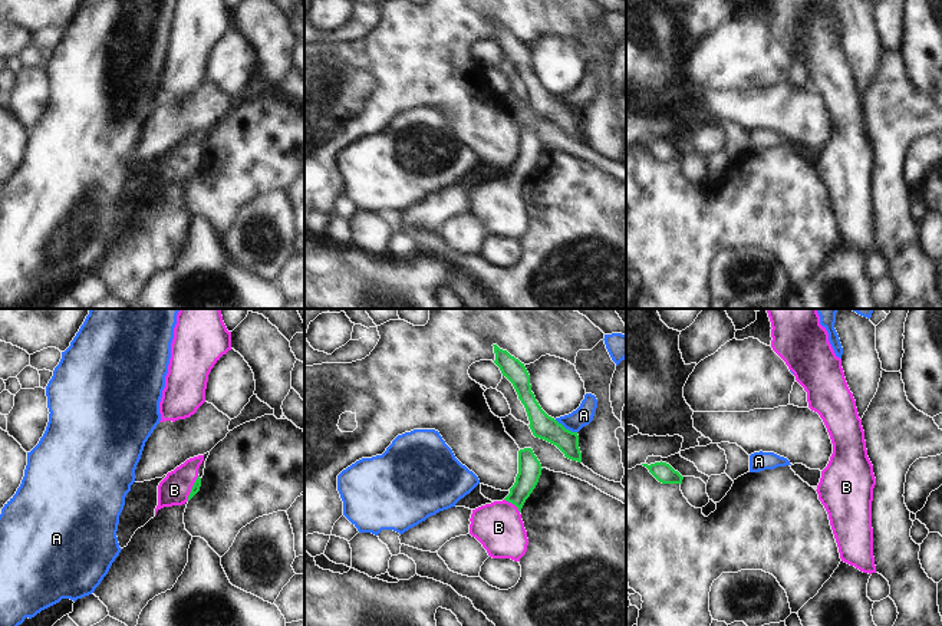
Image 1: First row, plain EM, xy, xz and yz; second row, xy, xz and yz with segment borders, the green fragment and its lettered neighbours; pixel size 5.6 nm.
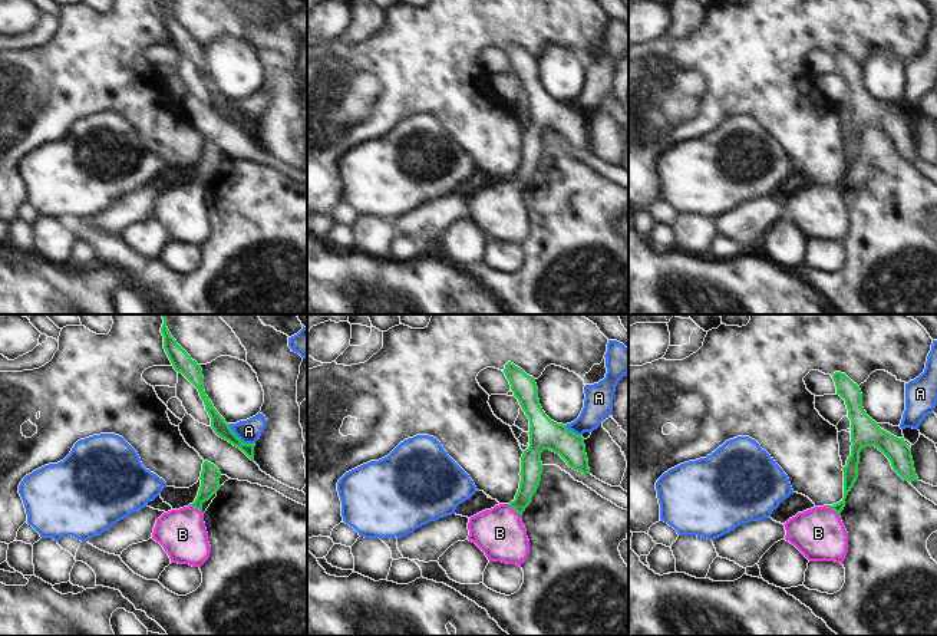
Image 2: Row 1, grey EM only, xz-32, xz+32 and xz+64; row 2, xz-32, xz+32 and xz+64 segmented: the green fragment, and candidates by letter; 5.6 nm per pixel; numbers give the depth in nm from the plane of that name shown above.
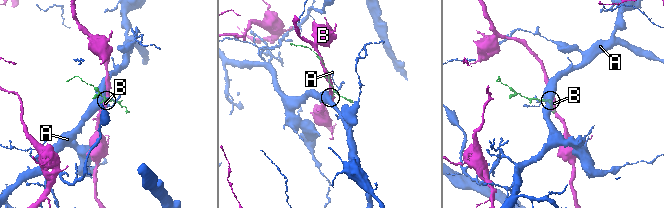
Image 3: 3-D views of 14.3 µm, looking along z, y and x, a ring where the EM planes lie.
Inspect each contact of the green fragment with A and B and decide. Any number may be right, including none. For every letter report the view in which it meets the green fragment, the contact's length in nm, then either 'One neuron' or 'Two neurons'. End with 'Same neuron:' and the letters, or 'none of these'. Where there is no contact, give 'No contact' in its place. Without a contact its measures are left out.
A: Touches green in xz. Shared border 150 nm. Two neurons
B: Touches green in xy. Shared border 160 nm. One neuron
Same neuron: B

